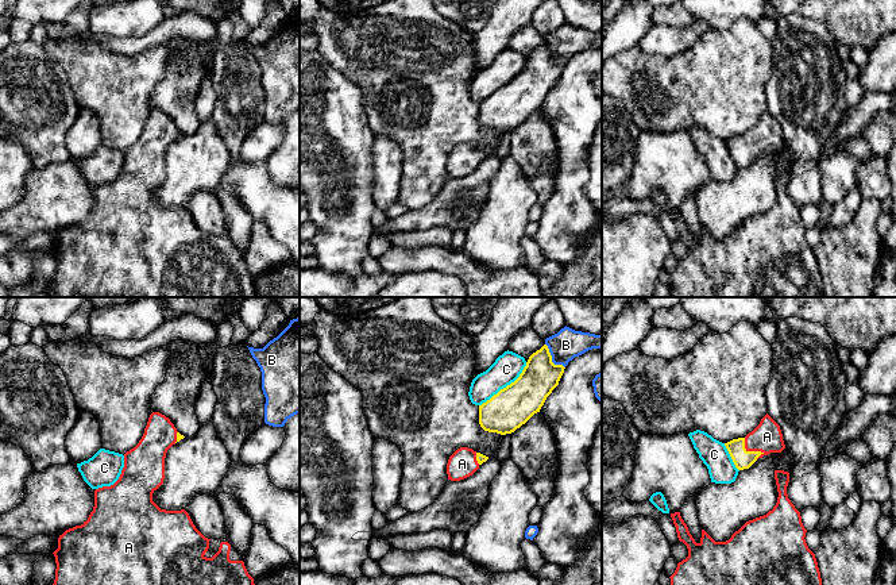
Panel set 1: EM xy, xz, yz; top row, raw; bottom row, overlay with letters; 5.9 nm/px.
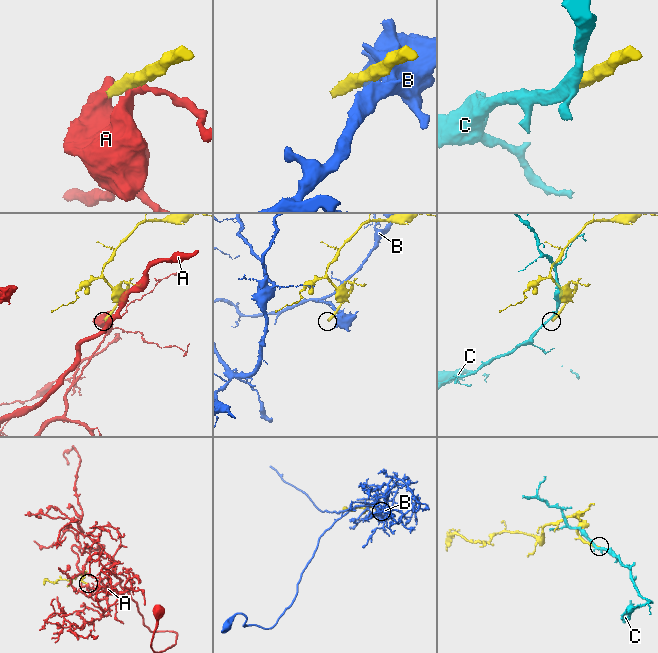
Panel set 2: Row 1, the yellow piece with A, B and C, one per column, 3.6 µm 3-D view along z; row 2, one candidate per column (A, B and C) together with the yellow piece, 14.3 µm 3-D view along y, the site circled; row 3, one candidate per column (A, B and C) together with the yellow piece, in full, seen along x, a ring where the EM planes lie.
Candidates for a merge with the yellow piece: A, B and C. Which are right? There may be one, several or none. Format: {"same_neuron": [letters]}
{"same_neuron": ["A"]}

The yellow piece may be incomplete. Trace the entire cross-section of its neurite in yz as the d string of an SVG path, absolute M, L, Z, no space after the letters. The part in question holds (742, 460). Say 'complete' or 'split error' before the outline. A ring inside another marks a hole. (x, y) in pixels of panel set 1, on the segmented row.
split error; M766 413L745 438L725 443L735 467L749 469L758 458L785 449L780 426Z

